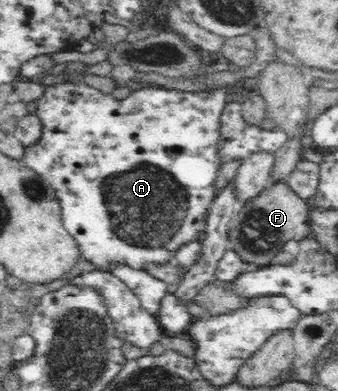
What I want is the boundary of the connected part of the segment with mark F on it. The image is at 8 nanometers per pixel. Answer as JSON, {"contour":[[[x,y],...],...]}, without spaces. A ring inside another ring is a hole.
{"contour":[[[284,181],[273,182],[257,196],[240,204],[229,229],[231,248],[249,262],[269,265],[273,256],[291,239],[299,239],[306,229],[308,220],[308,203]]]}

